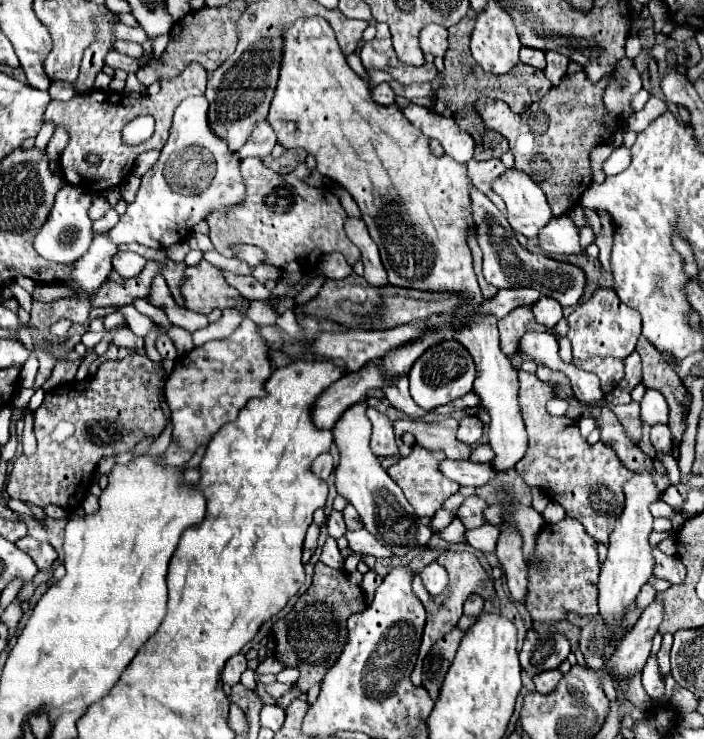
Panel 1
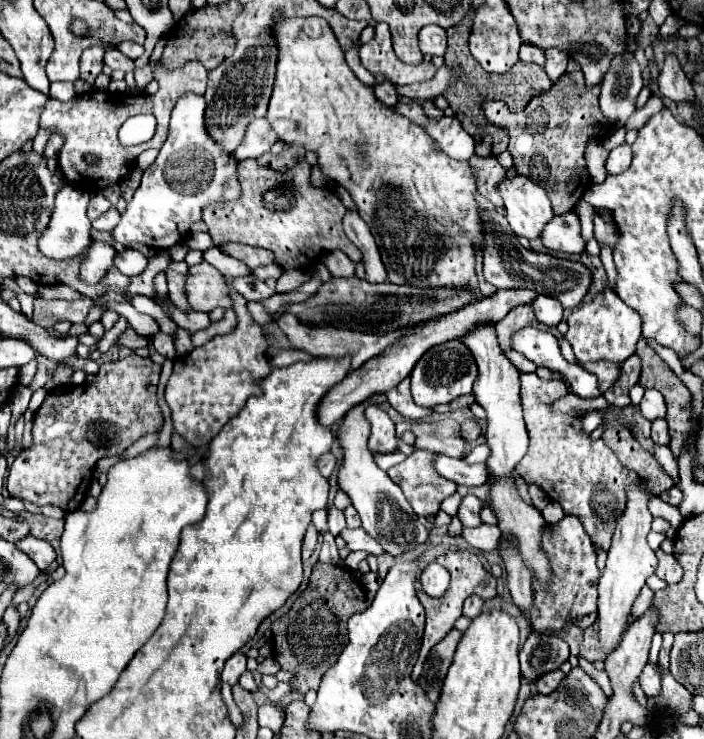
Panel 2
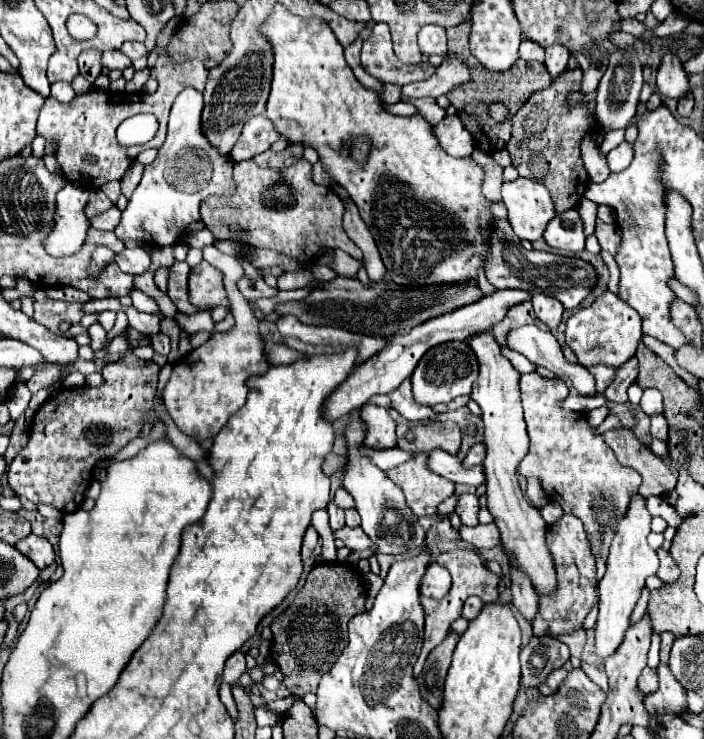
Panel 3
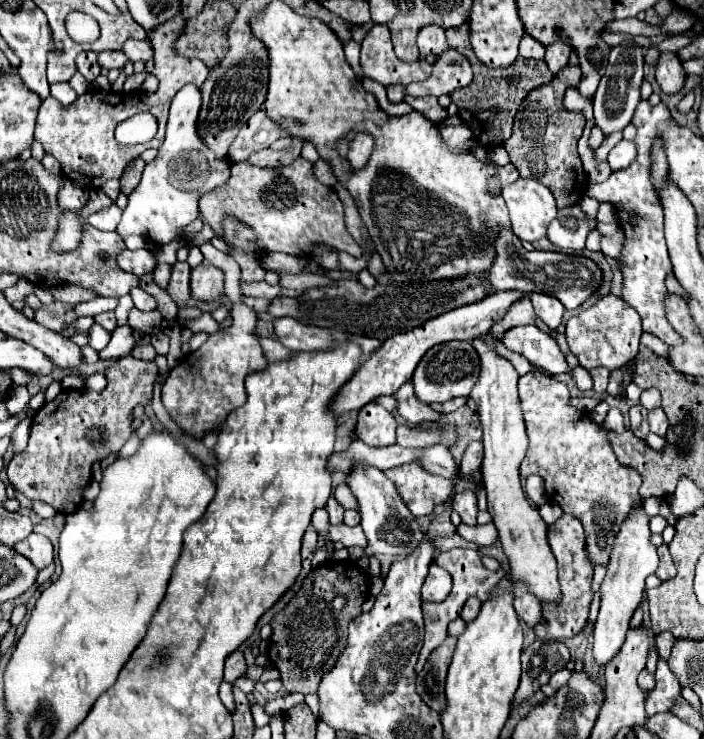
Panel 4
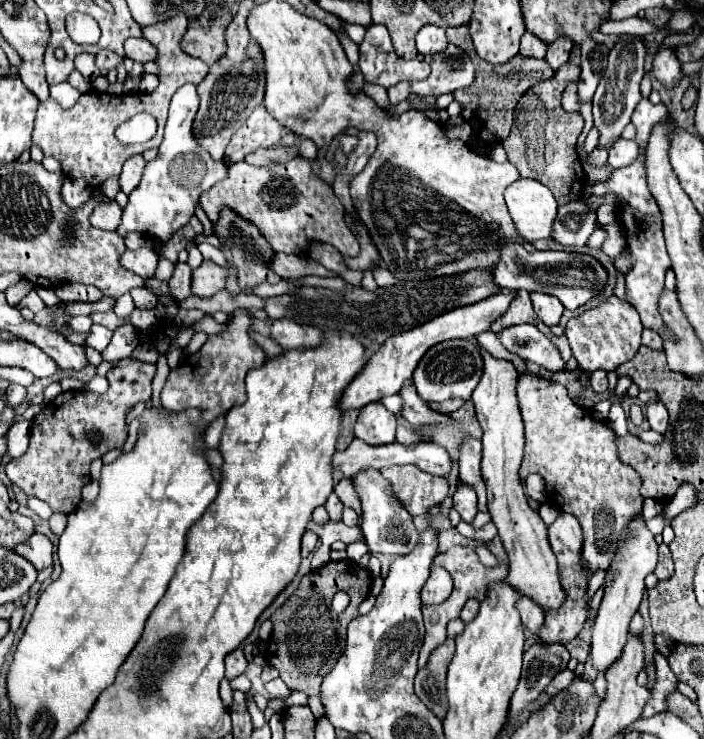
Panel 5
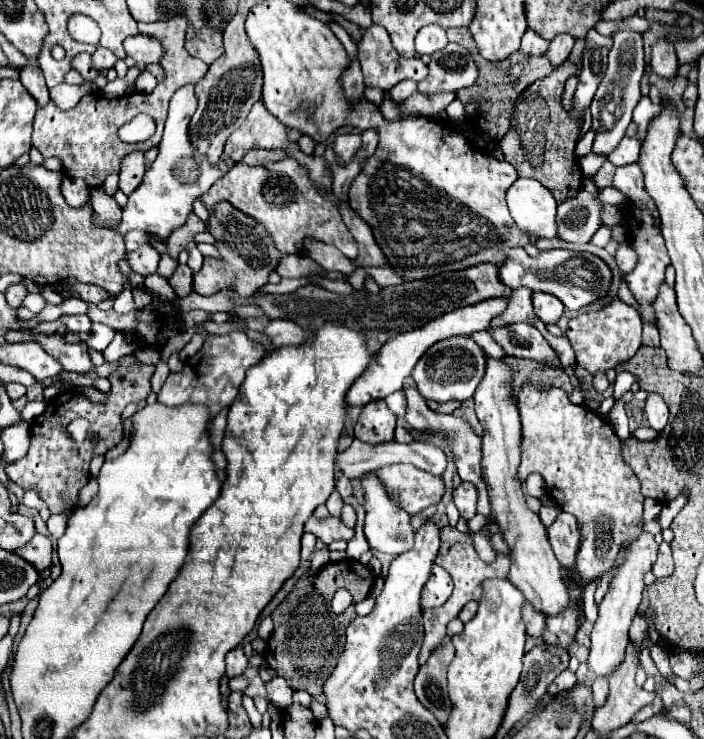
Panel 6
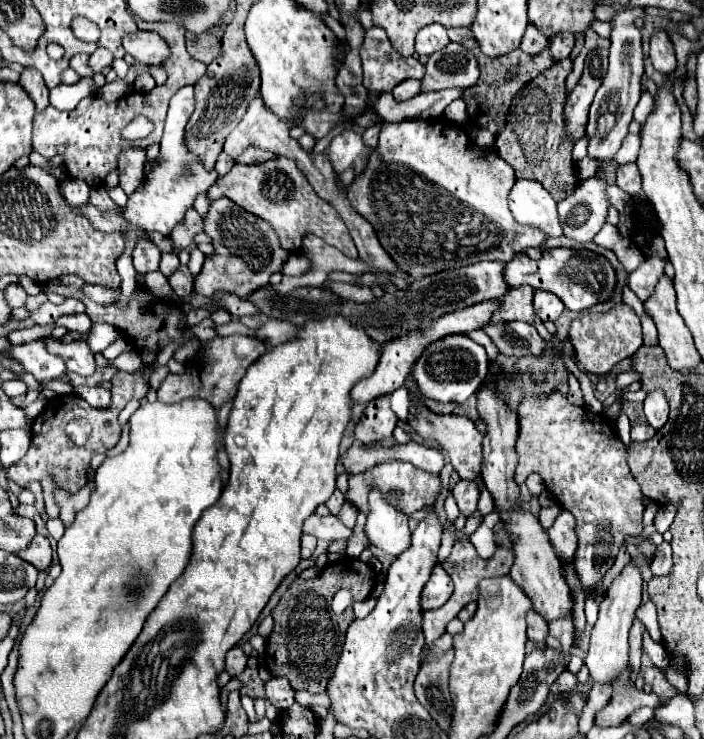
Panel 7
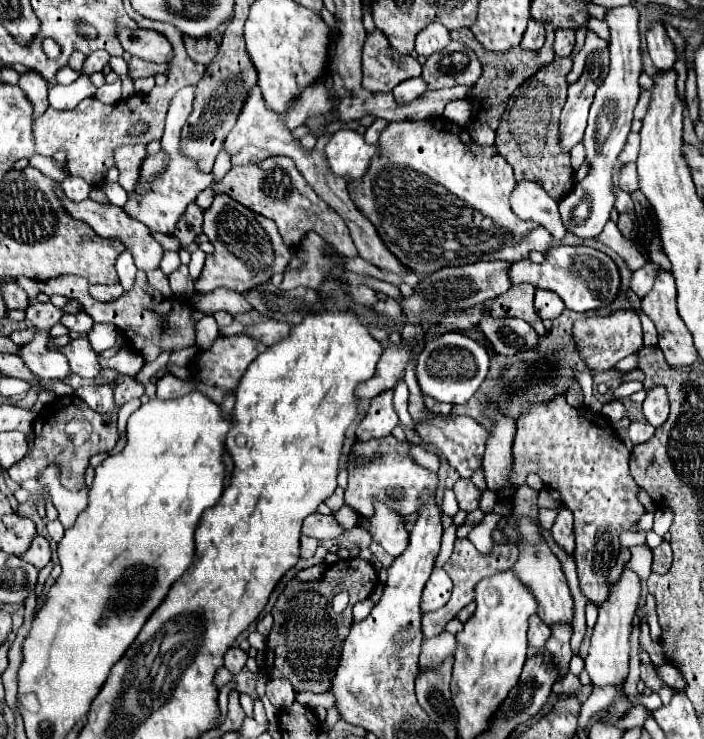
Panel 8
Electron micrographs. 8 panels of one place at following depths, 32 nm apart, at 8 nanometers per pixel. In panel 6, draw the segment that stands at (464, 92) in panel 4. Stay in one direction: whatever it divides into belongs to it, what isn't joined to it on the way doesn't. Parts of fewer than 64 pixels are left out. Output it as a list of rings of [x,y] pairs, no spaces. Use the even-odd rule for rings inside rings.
[[[448,28],[448,40],[456,42],[460,46],[464,46],[476,66],[478,66],[478,78],[470,88],[462,88],[456,92],[456,98],[464,104],[464,112],[466,112],[466,122],[478,132],[478,134],[488,134],[488,138],[492,140],[500,140],[508,128],[510,128],[510,118],[512,118],[512,108],[516,98],[520,96],[522,90],[526,90],[530,84],[534,84],[536,80],[548,76],[548,72],[552,72],[552,64],[548,64],[546,56],[534,58],[534,56],[524,56],[522,52],[516,52],[510,56],[510,60],[504,60],[500,64],[492,64],[488,60],[484,60],[478,52],[476,52],[476,44],[472,42],[472,36],[468,32],[468,28]]]

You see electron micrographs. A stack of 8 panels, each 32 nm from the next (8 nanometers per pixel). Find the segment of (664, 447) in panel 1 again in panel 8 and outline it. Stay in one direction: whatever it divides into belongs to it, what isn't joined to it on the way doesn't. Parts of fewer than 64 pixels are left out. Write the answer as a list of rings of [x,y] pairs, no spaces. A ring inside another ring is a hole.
[[[662,386],[652,388],[644,400],[644,416],[648,424],[652,424],[654,428],[660,428],[668,418],[668,408],[670,404],[668,404],[668,396],[664,388]]]

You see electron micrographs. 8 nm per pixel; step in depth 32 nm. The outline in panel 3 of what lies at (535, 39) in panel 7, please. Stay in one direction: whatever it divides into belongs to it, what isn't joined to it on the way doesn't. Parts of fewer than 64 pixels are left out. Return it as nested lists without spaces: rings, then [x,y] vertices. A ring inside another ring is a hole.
[[[522,40],[520,44],[520,58],[522,60],[534,60],[534,62],[544,62],[544,48],[530,42],[530,40]]]

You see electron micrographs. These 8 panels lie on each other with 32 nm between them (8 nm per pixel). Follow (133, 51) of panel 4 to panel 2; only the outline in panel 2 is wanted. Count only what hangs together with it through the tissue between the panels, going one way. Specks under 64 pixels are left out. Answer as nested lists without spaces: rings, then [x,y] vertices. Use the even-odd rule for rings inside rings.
[[[120,42],[118,50],[122,54],[126,54],[128,58],[132,58],[132,60],[136,60],[136,58],[140,58],[144,54],[144,48],[140,44],[136,44],[136,42]]]

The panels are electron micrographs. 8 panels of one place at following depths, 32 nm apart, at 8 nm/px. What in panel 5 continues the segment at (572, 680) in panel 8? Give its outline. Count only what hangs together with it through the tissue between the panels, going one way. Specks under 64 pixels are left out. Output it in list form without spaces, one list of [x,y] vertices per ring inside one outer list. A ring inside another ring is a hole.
[[[562,670],[562,672],[558,672],[554,678],[552,678],[552,682],[544,688],[544,692],[548,694],[548,696],[554,696],[556,692],[560,692],[560,690],[564,690],[564,688],[568,688],[568,682],[574,678],[574,672],[572,670]]]

